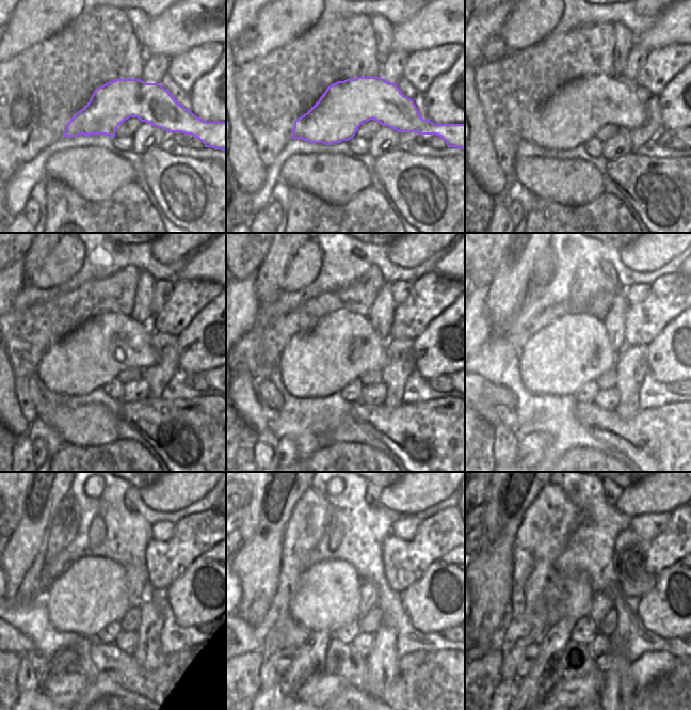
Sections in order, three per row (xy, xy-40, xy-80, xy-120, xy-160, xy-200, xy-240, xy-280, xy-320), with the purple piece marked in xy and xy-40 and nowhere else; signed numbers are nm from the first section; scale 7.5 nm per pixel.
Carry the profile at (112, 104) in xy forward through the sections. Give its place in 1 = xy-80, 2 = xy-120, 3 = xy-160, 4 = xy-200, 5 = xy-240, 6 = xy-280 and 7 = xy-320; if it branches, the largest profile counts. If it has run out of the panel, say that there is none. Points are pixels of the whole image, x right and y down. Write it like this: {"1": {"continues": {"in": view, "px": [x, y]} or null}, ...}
{"1": {"continues": {"in": "xy-80", "px": [581, 107]}}, "2": {"continues": {"in": "xy-120", "px": [95, 353]}}, "3": {"continues": {"in": "xy-160", "px": [341, 346]}}, "4": {"continues": {"in": "xy-200", "px": [573, 350]}}, "5": {"continues": {"in": "xy-240", "px": [93, 593]}}, "6": {"continues": {"in": "xy-280", "px": [327, 596]}}, "7": {"continues": {"in": "xy-320", "px": [568, 595]}}}

